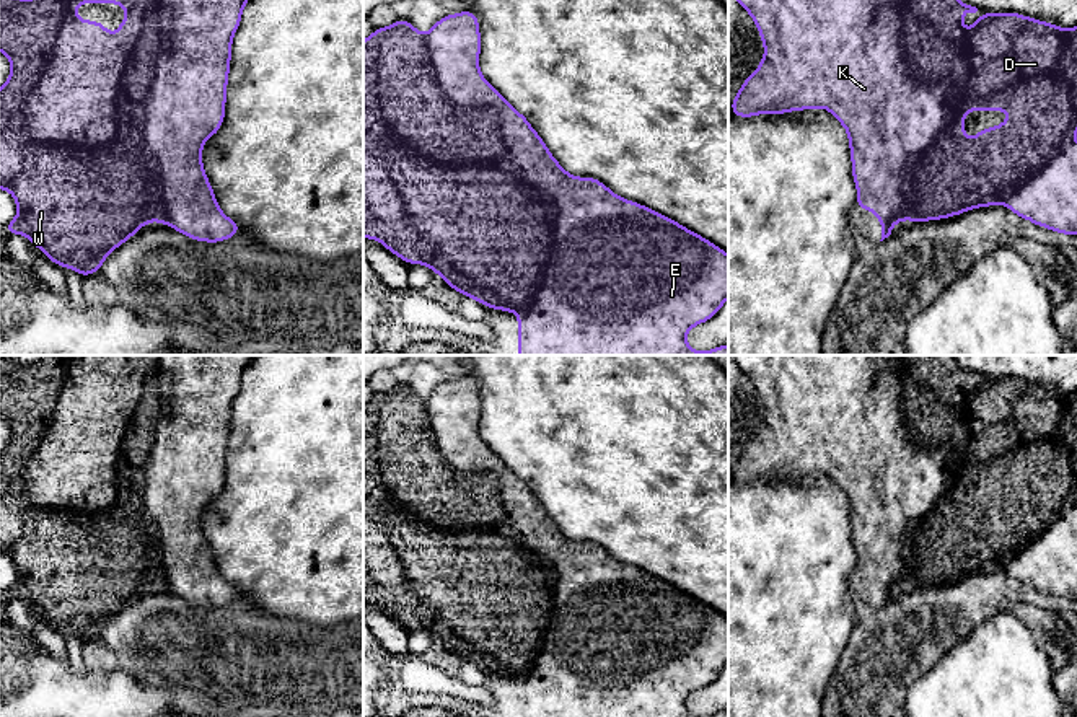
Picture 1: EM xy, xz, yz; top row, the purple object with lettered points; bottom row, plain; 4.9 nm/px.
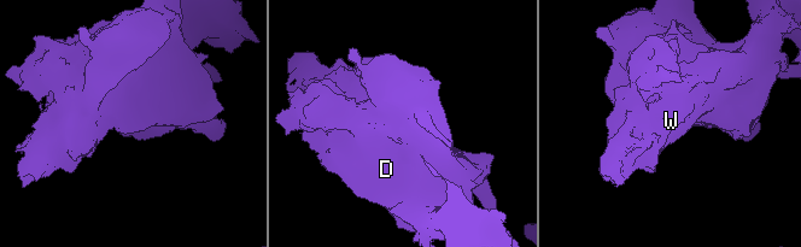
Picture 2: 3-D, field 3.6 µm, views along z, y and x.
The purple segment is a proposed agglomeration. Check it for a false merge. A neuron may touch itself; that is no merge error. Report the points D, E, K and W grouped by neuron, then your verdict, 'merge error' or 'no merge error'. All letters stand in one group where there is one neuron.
groups D W / E K; merge error

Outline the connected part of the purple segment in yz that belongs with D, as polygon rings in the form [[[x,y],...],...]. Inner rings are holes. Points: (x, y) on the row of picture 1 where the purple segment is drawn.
[[[909,0],[914,7],[914,15],[921,21],[921,31],[935,41],[963,41],[966,46],[966,62],[968,62],[968,80],[960,85],[958,96],[950,101],[943,109],[945,124],[939,137],[932,142],[932,147],[924,153],[914,155],[911,158],[911,173],[906,183],[906,200],[909,205],[911,222],[929,222],[942,220],[953,215],[965,213],[978,207],[991,207],[996,204],[1005,204],[1025,181],[1033,174],[1041,171],[1048,161],[1051,161],[1066,145],[1069,145],[1077,134],[1077,26],[1072,29],[1064,29],[1053,23],[1044,23],[1036,18],[1028,18],[1015,11],[1007,13],[989,13],[984,15],[969,28],[961,28],[963,13],[976,13],[978,8],[966,5],[960,0]],[[966,111],[1009,111],[1012,116],[1002,125],[992,125],[991,129],[979,130],[969,142],[965,139],[965,112]]]

